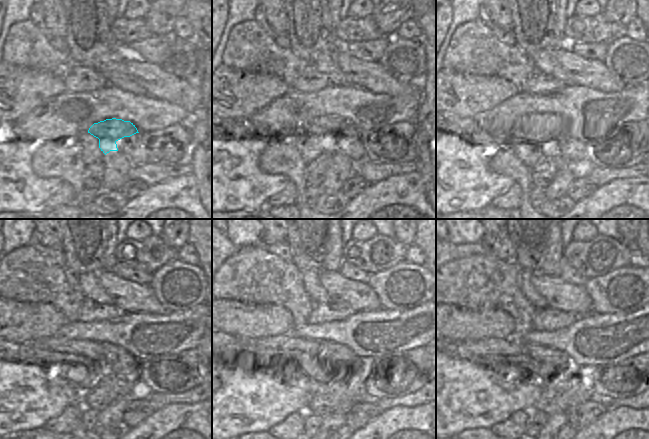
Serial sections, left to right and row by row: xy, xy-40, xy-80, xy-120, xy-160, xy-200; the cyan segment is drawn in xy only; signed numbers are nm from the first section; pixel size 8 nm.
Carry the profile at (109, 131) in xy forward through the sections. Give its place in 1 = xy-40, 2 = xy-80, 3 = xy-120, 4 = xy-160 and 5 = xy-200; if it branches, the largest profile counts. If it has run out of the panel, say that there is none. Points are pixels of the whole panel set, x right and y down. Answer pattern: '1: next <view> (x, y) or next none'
1: next xy-40 (327, 127)
2: next xy-80 (544, 128)
3: next xy-120 (90, 349)
4: next xy-160 (282, 344)
5: next xy-200 (506, 347)

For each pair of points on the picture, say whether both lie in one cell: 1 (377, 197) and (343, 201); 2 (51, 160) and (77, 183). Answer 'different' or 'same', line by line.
1: different
2: same

